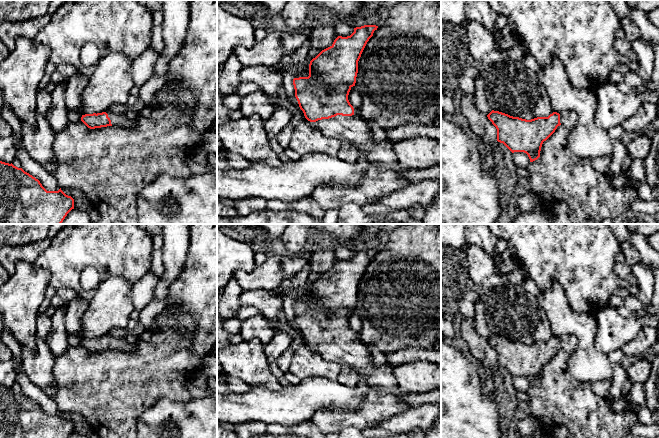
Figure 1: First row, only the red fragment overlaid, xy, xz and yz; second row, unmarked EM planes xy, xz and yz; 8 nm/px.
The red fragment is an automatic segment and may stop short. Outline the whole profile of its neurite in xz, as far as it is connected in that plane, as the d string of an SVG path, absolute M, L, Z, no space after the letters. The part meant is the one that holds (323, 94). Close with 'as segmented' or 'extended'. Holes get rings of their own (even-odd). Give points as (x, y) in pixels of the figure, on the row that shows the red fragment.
M376 25L356 27L350 36L338 36L330 47L322 50L310 61L309 76L293 79L295 97L299 107L303 111L305 118L310 122L314 122L326 137L333 137L341 142L349 142L359 153L367 156L368 163L389 166L401 178L412 184L427 180L440 180L441 165L425 169L402 169L396 160L394 144L388 139L375 142L371 137L368 123L354 114L354 108L348 100L349 92L356 83L358 61L367 42L377 28Z; extended

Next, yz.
M492 110L487 117L497 129L497 141L503 143L512 153L526 153L530 162L540 157L543 142L558 126L571 130L577 122L577 115L573 111L560 114L553 112L548 117L526 120Z; extended

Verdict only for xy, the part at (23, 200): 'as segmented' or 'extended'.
as segmented

